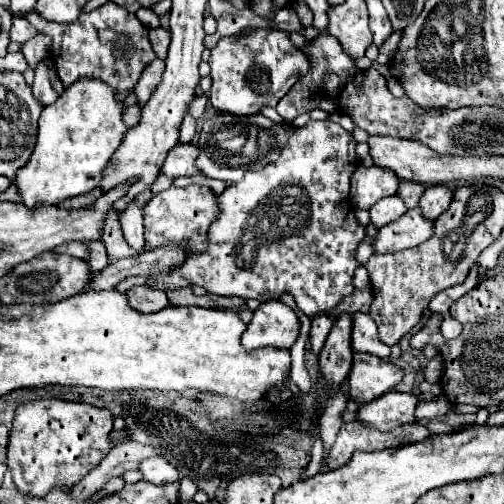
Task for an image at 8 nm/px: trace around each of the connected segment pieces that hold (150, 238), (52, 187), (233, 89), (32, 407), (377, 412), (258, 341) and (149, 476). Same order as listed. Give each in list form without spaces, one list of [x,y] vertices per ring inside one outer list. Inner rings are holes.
[[[187,186],[187,188],[167,188],[165,192],[159,192],[153,196],[145,208],[145,250],[159,248],[169,242],[181,242],[191,240],[191,250],[205,250],[207,248],[207,226],[217,214],[217,202],[215,194],[207,186]]]
[[[85,80],[71,84],[55,104],[45,106],[39,116],[39,134],[29,162],[17,170],[15,186],[21,202],[35,210],[41,204],[59,206],[59,202],[87,194],[99,186],[99,174],[121,144],[127,126],[121,120],[123,102],[115,92],[99,82]]]
[[[247,28],[253,34],[247,36],[225,36],[211,50],[211,92],[209,102],[215,110],[233,116],[259,114],[263,106],[277,106],[277,102],[291,90],[297,78],[309,70],[305,54],[293,46],[287,32]]]
[[[35,400],[29,404],[23,404],[15,412],[13,428],[9,434],[9,448],[7,448],[7,468],[13,474],[13,482],[19,488],[21,494],[45,498],[53,488],[65,488],[71,490],[79,480],[91,472],[111,450],[111,434],[113,430],[113,418],[109,410],[93,408],[89,404],[81,402],[65,402],[65,400]]]
[[[387,392],[357,410],[355,420],[367,424],[373,430],[389,432],[397,426],[407,422],[415,422],[413,412],[417,406],[415,394],[401,394],[401,392]]]
[[[269,300],[253,312],[253,320],[243,334],[243,346],[247,350],[265,346],[289,350],[299,338],[299,330],[297,314],[279,300]]]
[[[153,456],[153,458],[145,458],[139,464],[139,472],[143,474],[143,480],[151,482],[151,484],[167,484],[173,480],[179,480],[179,472],[173,464],[169,464],[165,458],[161,456]]]

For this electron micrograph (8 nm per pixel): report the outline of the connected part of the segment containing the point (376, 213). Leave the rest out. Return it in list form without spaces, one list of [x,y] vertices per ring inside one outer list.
[[[387,196],[381,198],[375,206],[371,206],[371,224],[375,228],[389,224],[397,218],[401,218],[407,212],[407,206],[403,204],[403,200],[399,196]]]

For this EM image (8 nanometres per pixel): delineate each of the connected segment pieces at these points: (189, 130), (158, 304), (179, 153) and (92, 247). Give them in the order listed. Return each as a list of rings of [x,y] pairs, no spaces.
[[[187,114],[179,126],[179,138],[178,141],[182,143],[191,142],[193,136],[195,136],[195,130],[197,130],[197,122]]]
[[[133,286],[127,292],[127,298],[129,298],[129,306],[143,314],[153,314],[157,310],[171,306],[167,294],[163,294],[161,290],[151,290],[147,286]]]
[[[177,144],[169,154],[163,170],[181,170],[181,174],[197,176],[201,170],[197,168],[195,160],[199,156],[199,148],[193,144]]]
[[[83,242],[85,246],[87,246],[87,252],[89,252],[89,256],[87,256],[87,266],[89,266],[89,270],[93,272],[93,274],[97,274],[97,272],[101,272],[107,264],[109,264],[109,260],[107,260],[107,254],[105,254],[105,246],[101,244],[101,242]]]

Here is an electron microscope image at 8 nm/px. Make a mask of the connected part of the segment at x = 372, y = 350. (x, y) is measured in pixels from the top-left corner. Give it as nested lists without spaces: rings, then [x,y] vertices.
[[[361,312],[353,314],[351,344],[353,344],[353,350],[359,350],[359,352],[367,352],[379,358],[391,356],[391,348],[379,340],[377,326],[369,314],[361,314]]]

